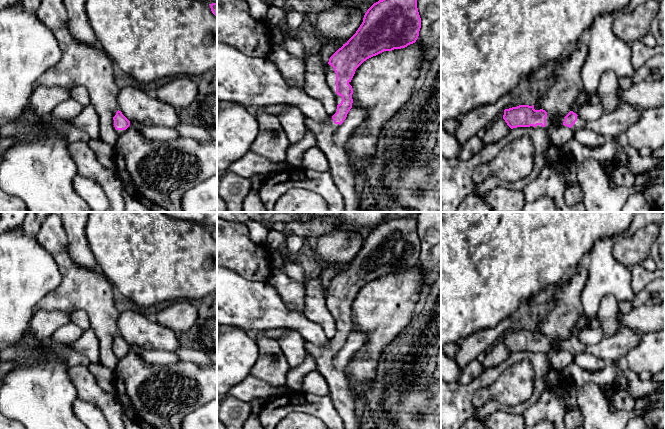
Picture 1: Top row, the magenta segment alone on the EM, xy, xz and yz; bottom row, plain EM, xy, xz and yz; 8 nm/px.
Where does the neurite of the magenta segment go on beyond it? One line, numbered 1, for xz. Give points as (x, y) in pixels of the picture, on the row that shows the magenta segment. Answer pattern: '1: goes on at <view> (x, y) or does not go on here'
1: goes on at xz (336, 154)

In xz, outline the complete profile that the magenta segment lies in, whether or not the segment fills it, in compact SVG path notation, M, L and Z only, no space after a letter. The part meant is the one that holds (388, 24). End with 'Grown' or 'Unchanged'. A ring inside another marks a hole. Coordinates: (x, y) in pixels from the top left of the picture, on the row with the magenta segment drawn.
M379 0L365 13L363 22L356 33L339 48L329 59L326 81L336 98L337 108L329 119L323 122L312 120L305 116L304 124L316 140L317 147L325 154L331 173L344 201L344 212L364 212L363 199L357 192L357 178L351 169L349 156L344 145L334 141L334 134L344 122L348 112L352 108L353 89L351 80L356 69L367 59L384 51L405 48L416 42L421 28L421 18L417 8L417 0Z. Grown

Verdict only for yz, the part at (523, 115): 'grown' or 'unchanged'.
grown

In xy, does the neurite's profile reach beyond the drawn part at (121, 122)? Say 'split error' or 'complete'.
split error

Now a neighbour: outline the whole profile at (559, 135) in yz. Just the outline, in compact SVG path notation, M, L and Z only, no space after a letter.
M554 124L548 127L547 132L549 134L552 144L563 147L568 141L573 139L574 132L571 128L564 125Z

